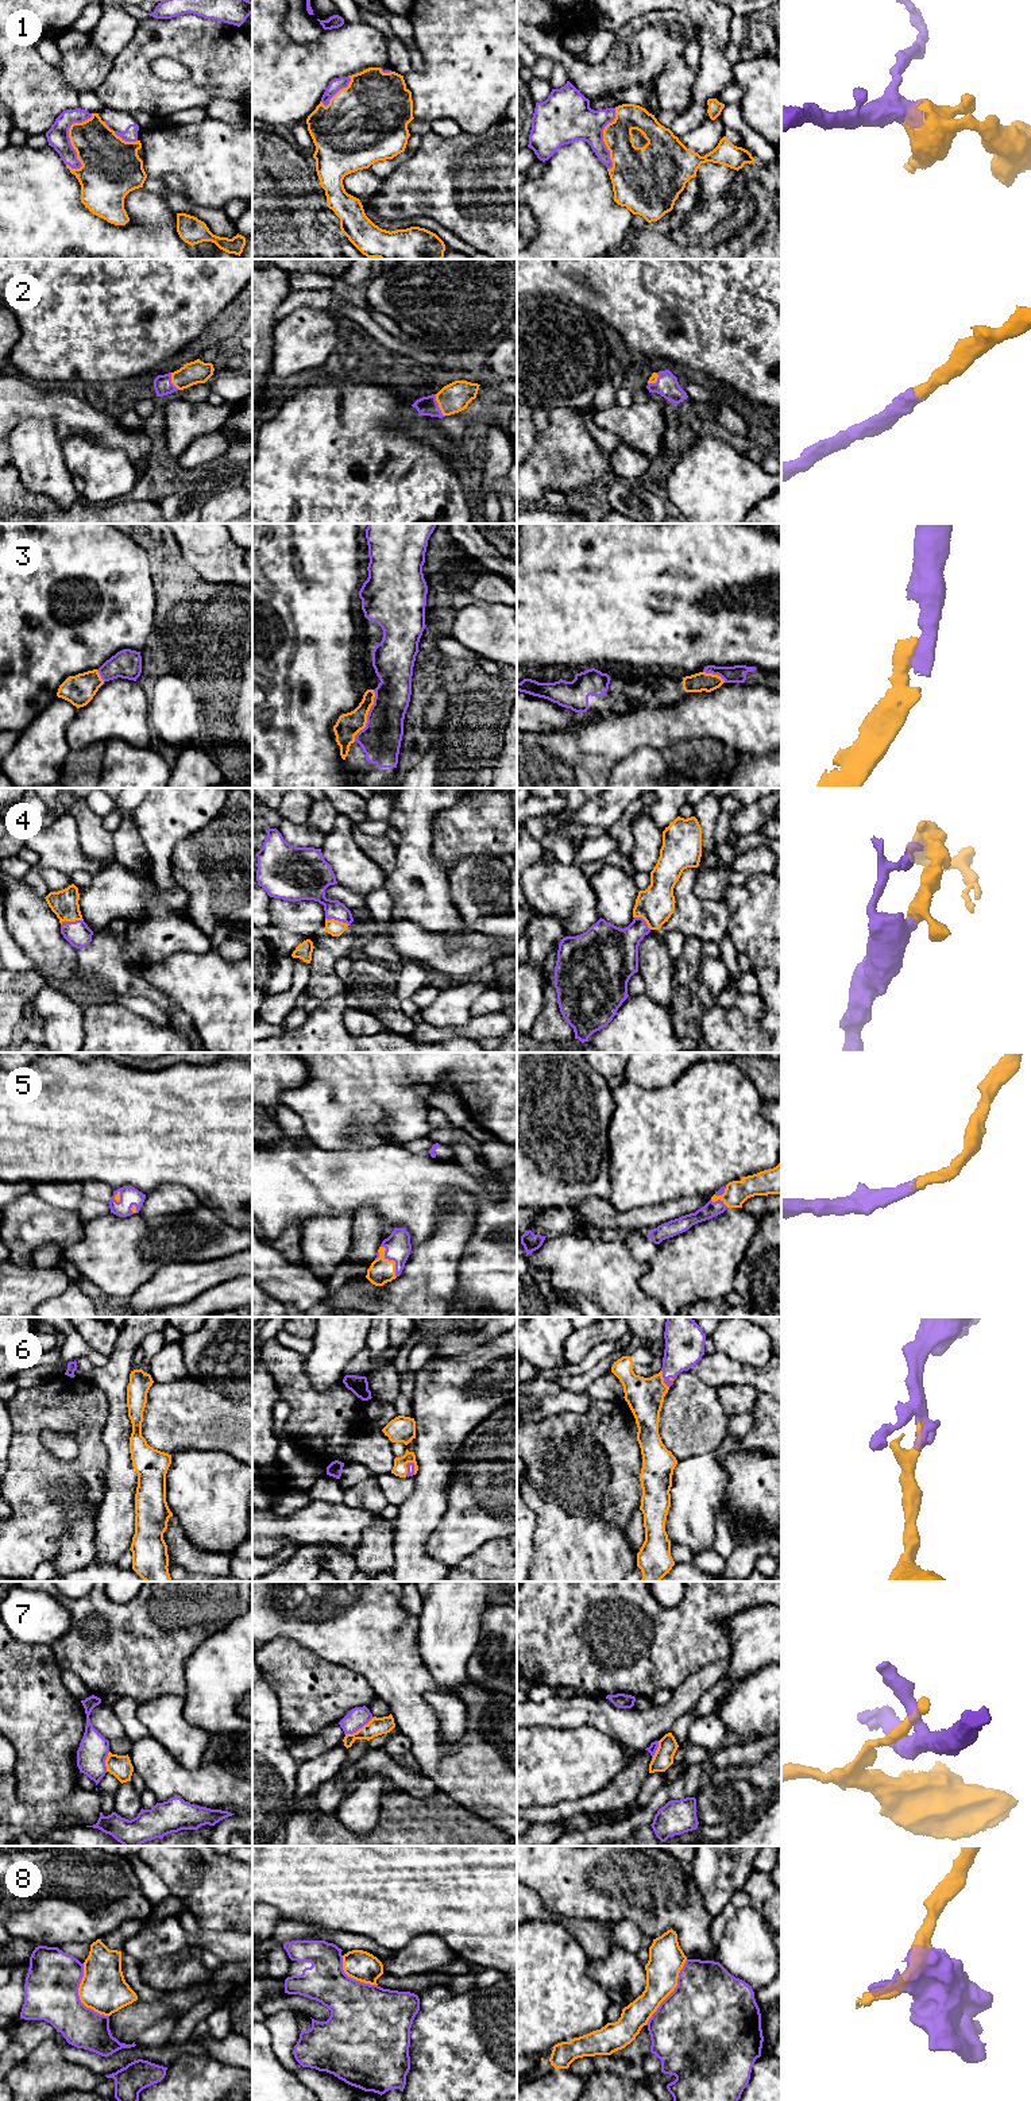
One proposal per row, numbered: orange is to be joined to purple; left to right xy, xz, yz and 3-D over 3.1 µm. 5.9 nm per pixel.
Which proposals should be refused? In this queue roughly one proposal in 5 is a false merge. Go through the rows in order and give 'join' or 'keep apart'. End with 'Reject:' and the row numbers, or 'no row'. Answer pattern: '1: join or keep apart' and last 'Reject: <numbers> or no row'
1: join
2: join
3: join
4: join
5: join
6: join
7: keep apart
8: keep apart
Reject: 7, 8

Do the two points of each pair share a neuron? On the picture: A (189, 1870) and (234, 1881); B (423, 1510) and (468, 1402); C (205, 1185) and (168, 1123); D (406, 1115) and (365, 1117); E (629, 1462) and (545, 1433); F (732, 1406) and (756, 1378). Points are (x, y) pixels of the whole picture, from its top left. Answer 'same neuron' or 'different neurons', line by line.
A: different neurons
B: same neuron
C: same neuron
D: same neuron
E: same neuron
F: different neurons

